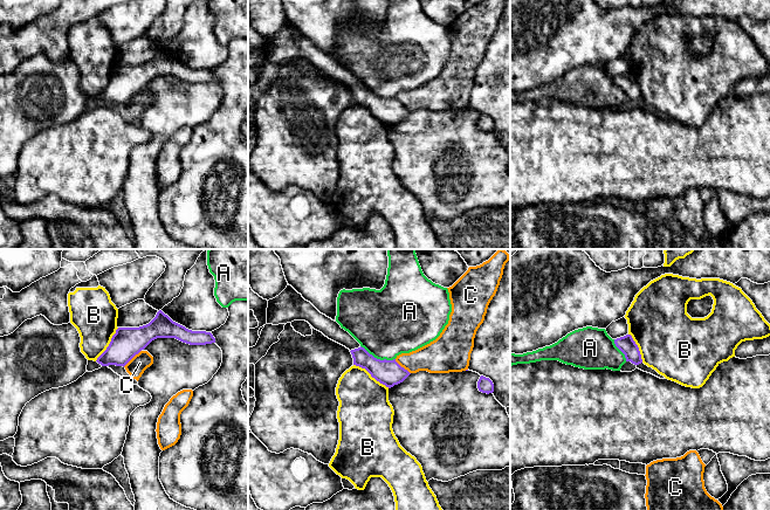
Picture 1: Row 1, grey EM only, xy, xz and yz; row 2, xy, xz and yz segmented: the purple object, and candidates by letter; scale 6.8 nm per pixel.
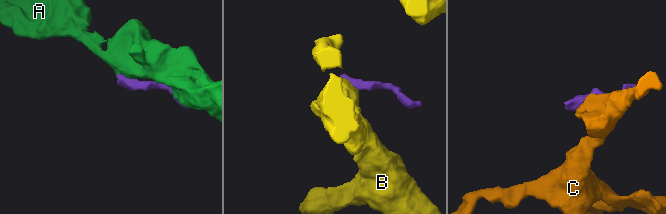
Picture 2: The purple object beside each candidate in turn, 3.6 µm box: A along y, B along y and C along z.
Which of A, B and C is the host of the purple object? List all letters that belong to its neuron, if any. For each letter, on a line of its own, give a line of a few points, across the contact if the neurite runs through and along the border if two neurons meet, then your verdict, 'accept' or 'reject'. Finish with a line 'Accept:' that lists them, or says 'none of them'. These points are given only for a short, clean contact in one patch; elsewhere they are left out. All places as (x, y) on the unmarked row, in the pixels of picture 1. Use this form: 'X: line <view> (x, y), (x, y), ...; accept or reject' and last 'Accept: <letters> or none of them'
A: reject
B: line xz (353, 102), (363, 105), (389, 125); reject
C: reject
Accept: none of them

